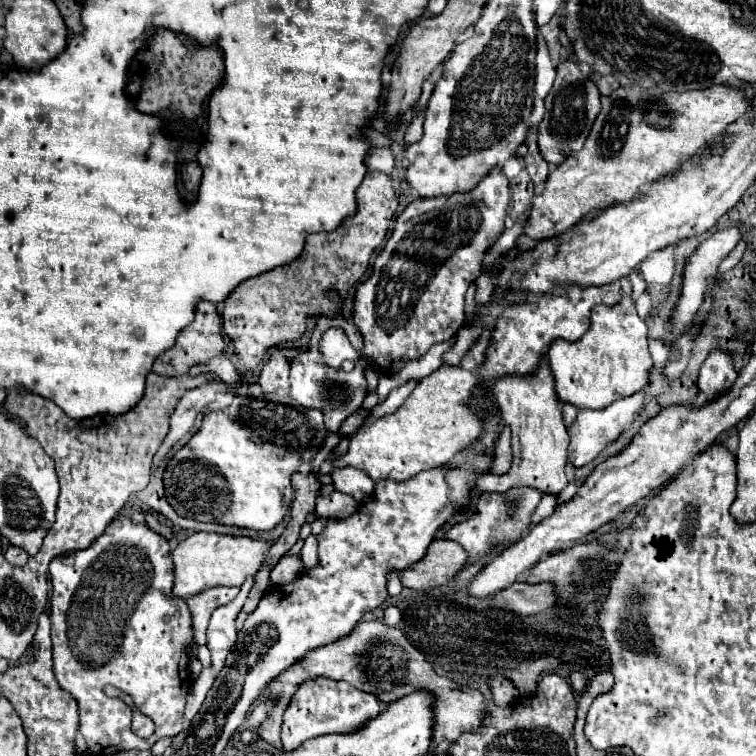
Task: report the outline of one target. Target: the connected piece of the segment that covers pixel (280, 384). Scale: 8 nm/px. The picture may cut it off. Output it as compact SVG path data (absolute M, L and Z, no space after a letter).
M274 349L270 359L264 363L264 367L260 371L262 391L264 393L274 393L278 389L288 389L290 387L288 371L290 371L290 363L286 361L286 357L282 355L280 349Z

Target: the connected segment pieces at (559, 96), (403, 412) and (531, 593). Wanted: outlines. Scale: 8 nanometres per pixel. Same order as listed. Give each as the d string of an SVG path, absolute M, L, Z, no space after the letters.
M568 59L558 65L556 81L546 97L546 113L538 125L538 147L544 161L550 165L562 163L570 153L578 153L582 149L594 117L600 113L600 93L596 85L580 71L578 63Z
M442 365L432 375L420 379L410 397L386 417L362 427L352 439L348 453L334 459L334 467L362 469L372 481L392 479L406 481L420 471L434 469L450 461L478 433L482 433L482 415L470 413L470 393L476 389L478 377L462 367Z
M514 583L508 589L496 593L492 603L498 607L510 607L518 615L534 615L556 603L554 583Z

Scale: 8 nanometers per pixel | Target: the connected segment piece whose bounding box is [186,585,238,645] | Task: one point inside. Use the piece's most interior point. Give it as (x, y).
(202, 604)

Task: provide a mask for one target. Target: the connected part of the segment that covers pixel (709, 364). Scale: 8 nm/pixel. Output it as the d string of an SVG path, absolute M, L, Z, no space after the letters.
M714 349L702 363L698 377L698 391L704 393L706 403L710 403L722 393L730 391L737 376L738 373L732 365L732 357L728 353L722 353L720 349Z

